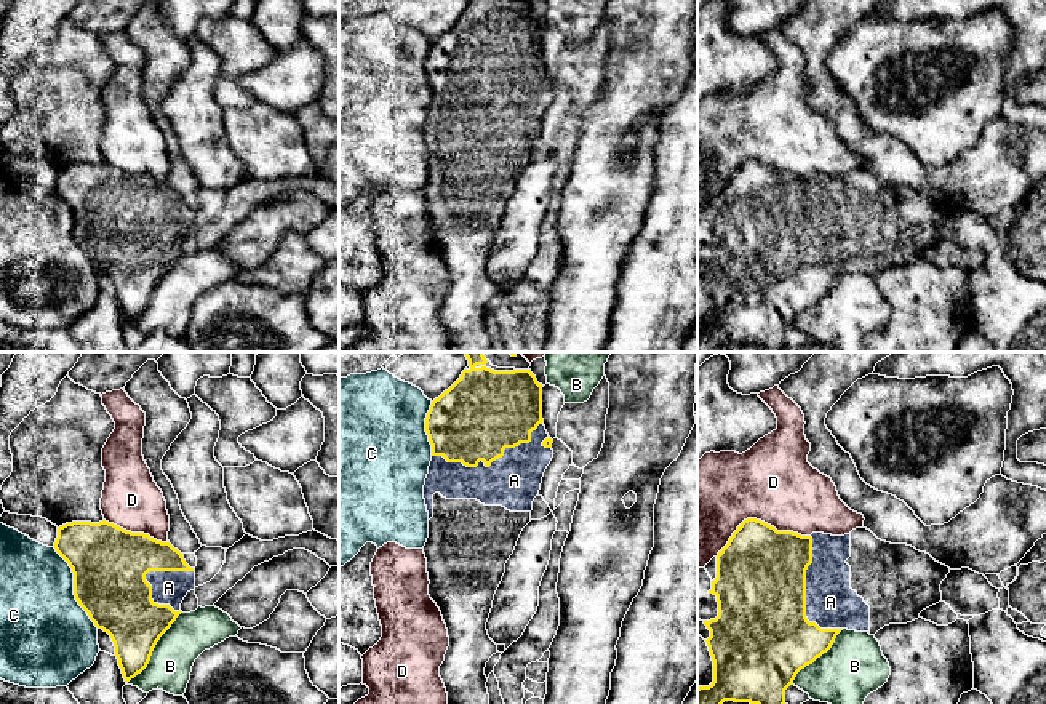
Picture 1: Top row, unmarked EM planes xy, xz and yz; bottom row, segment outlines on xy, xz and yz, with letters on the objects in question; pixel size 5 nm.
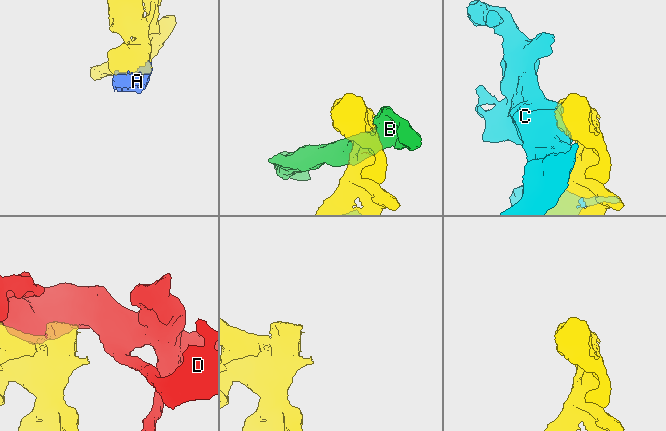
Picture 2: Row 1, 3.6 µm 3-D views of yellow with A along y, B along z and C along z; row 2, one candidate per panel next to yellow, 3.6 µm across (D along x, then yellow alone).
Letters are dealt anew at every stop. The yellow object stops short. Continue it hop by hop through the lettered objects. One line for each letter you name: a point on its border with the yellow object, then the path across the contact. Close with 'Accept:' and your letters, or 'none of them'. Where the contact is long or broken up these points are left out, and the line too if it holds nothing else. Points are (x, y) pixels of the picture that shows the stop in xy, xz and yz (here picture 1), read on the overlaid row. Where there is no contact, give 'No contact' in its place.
A: Touches yellow at xz (491, 461)
Accept: A

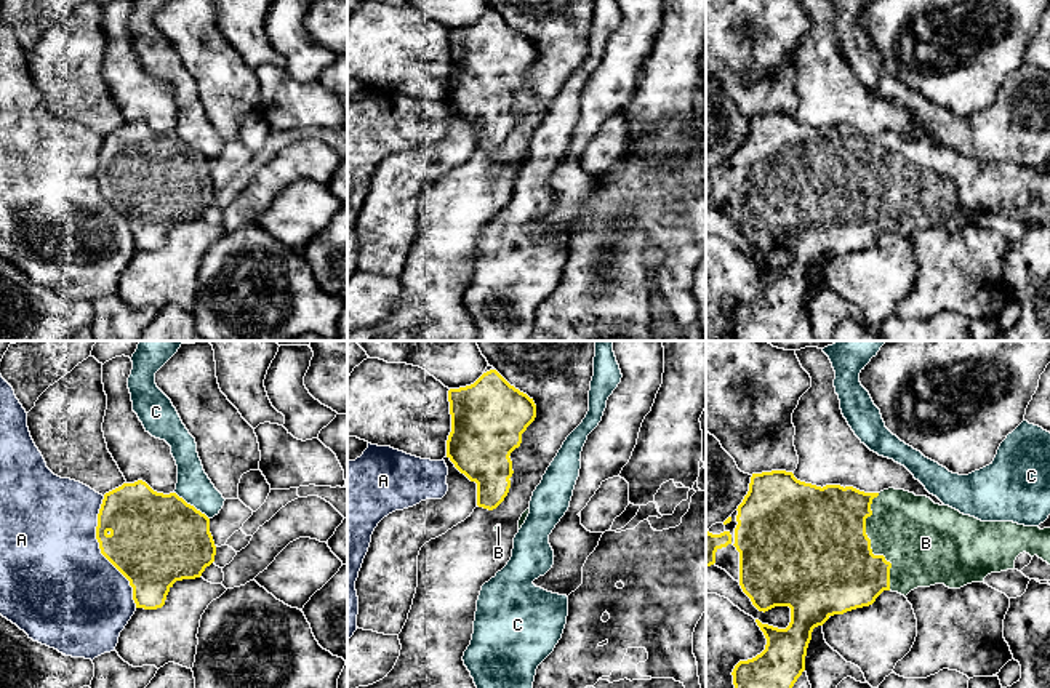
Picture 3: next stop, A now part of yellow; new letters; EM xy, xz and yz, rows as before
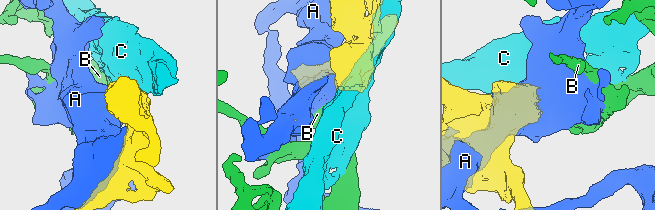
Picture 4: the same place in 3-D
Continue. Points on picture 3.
B: Touches yellow at yz (869, 544)
Accept: B

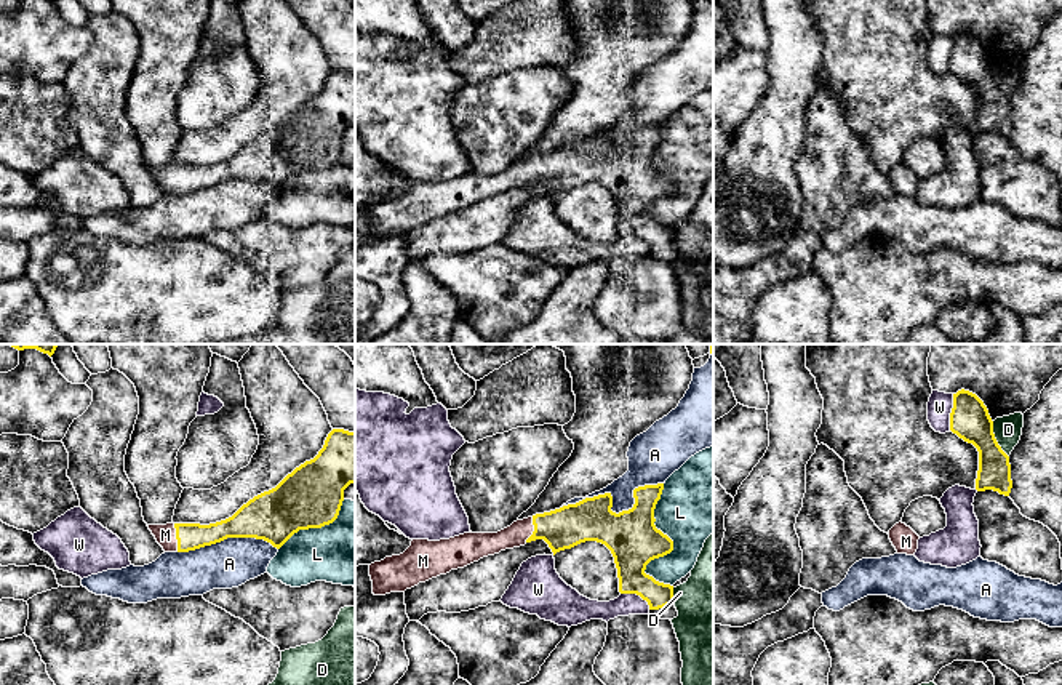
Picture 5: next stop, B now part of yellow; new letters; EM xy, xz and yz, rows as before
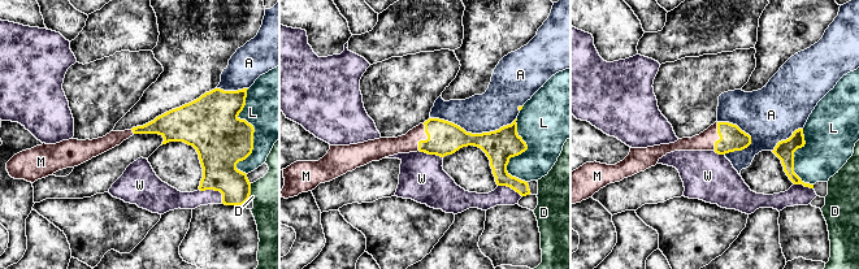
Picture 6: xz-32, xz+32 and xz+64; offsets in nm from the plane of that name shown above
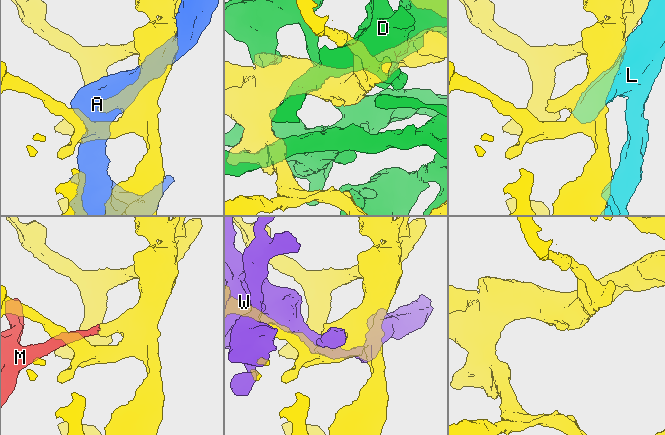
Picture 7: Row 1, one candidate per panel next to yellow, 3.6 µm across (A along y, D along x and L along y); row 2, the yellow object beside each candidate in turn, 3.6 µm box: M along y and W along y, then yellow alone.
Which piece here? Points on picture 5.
M: Touches yellow at xy (176, 538). Path across: xy (191, 536), (176, 538), (165, 535)
Accept: M

